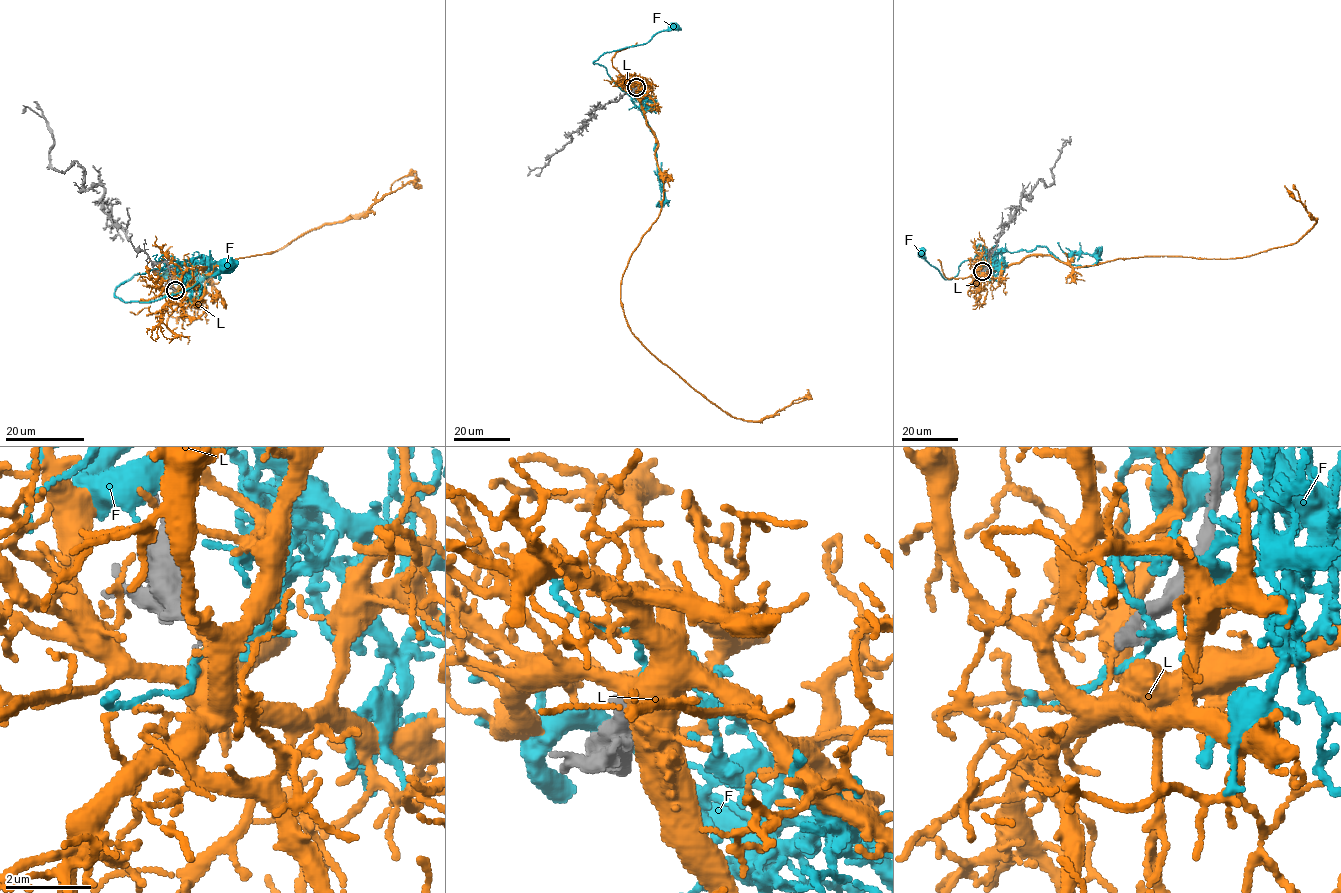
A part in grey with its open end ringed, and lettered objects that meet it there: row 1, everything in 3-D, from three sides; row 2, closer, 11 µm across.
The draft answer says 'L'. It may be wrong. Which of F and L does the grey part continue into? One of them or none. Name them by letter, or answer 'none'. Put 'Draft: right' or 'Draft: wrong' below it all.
none
Draft: wrong

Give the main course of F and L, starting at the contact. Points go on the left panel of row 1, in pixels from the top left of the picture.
F: (174, 291), (185, 278), (177, 267), (163, 266), (122, 282), (114, 295), (154, 301), (226, 267)
L: (174, 290), (204, 268), (212, 283), (152, 271), (270, 254), (310, 229), (360, 217), (415, 170)

